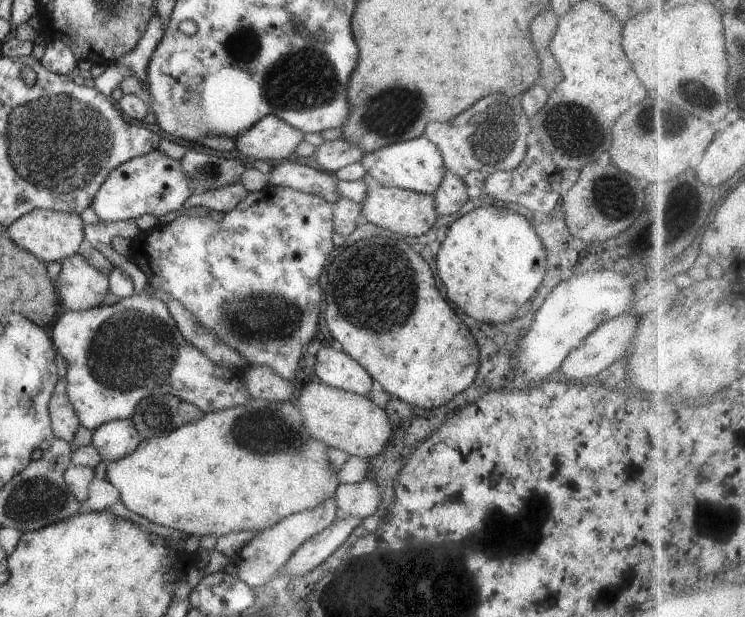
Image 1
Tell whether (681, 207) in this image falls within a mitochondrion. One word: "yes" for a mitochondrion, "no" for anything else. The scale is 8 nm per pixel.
no

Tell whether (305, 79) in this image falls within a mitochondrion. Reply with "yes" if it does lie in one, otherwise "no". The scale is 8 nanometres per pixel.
yes

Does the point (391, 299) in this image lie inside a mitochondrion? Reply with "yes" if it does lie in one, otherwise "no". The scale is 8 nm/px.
yes

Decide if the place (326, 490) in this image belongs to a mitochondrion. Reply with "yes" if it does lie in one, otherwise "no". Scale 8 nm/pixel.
no

